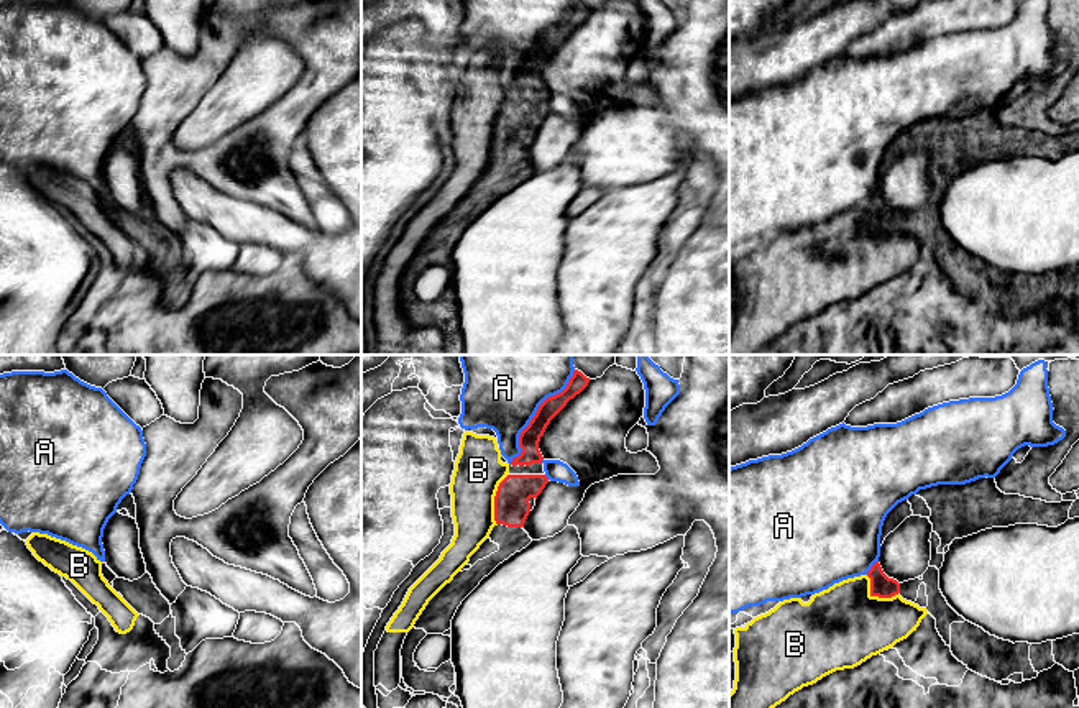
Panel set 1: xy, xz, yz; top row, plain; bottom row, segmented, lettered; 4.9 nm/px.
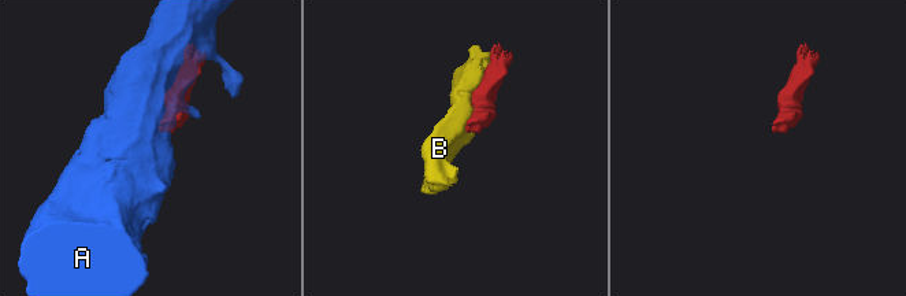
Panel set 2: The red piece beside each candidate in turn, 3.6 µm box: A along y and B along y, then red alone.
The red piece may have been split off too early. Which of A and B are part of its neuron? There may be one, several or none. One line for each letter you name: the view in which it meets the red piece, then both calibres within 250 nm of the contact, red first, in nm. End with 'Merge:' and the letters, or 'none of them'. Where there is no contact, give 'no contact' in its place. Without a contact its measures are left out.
Merge: none of them

